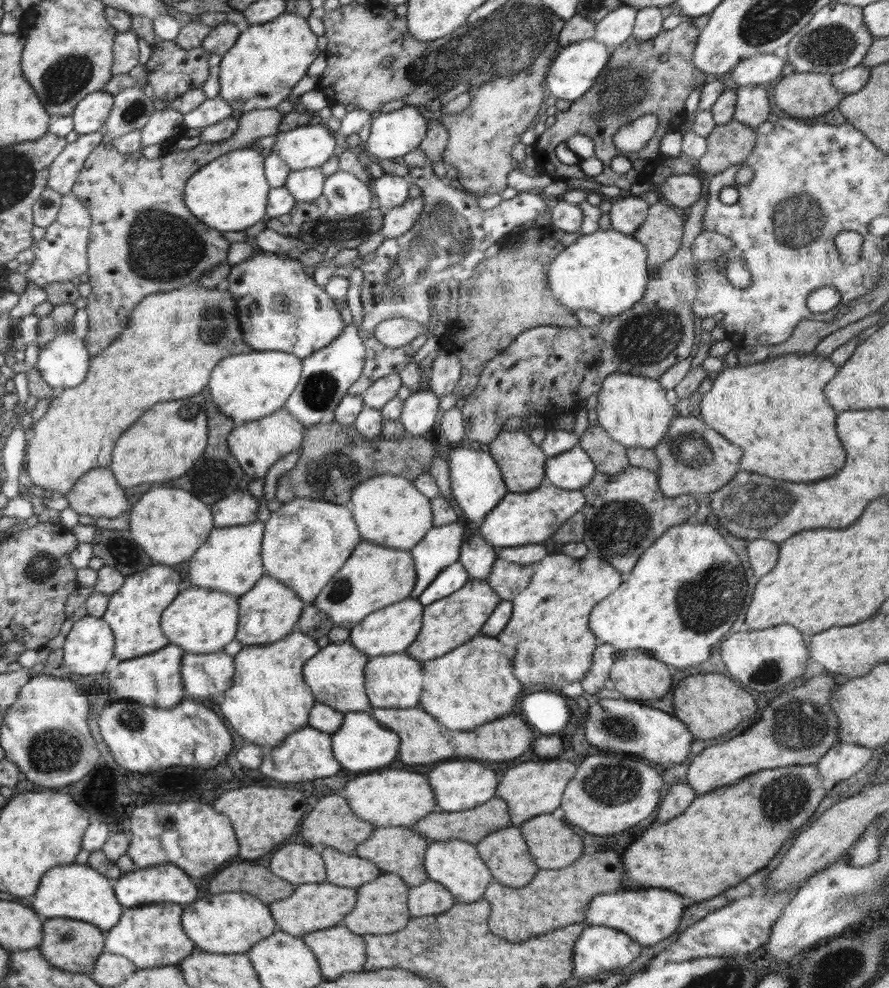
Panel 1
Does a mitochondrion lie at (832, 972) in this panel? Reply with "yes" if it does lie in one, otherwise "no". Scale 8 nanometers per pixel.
yes

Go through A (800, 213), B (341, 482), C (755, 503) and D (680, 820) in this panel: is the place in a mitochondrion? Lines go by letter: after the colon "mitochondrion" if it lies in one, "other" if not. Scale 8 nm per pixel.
A: mitochondrion
B: mitochondrion
C: mitochondrion
D: other

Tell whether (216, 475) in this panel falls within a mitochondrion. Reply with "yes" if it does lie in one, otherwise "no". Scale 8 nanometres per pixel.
yes

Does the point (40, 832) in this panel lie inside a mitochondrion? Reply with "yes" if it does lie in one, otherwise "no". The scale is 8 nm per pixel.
no

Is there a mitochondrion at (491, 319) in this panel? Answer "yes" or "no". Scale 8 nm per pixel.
no

